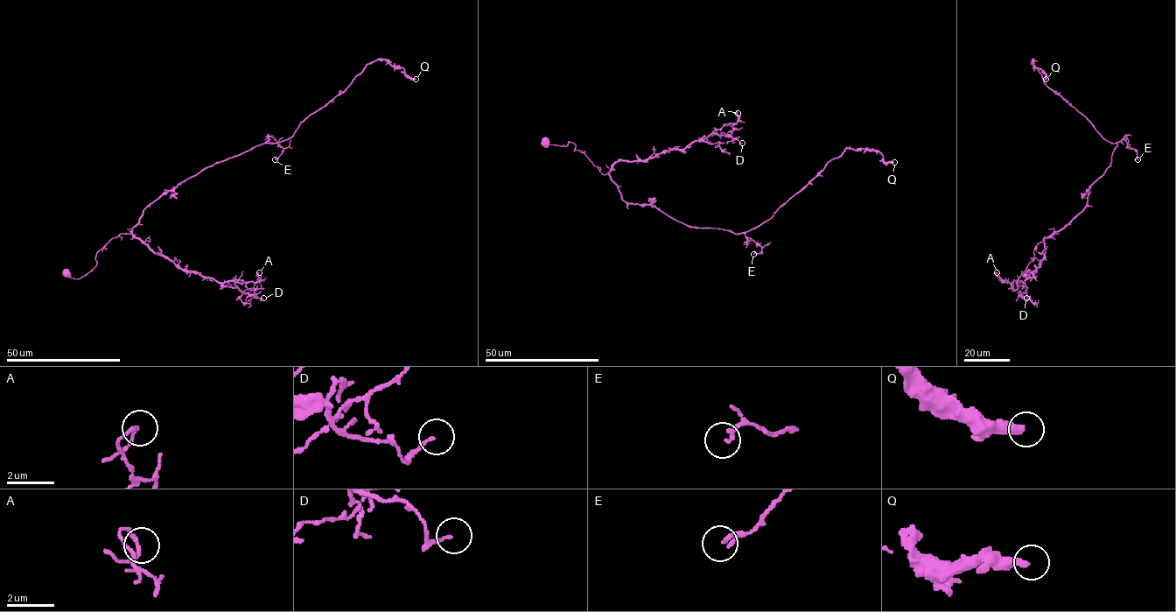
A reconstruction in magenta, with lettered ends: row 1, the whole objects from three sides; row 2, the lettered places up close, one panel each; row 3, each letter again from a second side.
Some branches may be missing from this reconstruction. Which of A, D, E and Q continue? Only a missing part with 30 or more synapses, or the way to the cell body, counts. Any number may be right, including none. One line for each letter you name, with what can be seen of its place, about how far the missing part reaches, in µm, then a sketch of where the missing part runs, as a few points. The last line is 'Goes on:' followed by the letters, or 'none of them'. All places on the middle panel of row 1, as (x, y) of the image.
Q: place (894, 162); missing 30 µm; course (894, 162), (909, 166), (920, 174), (919, 154)
Goes on: Q

